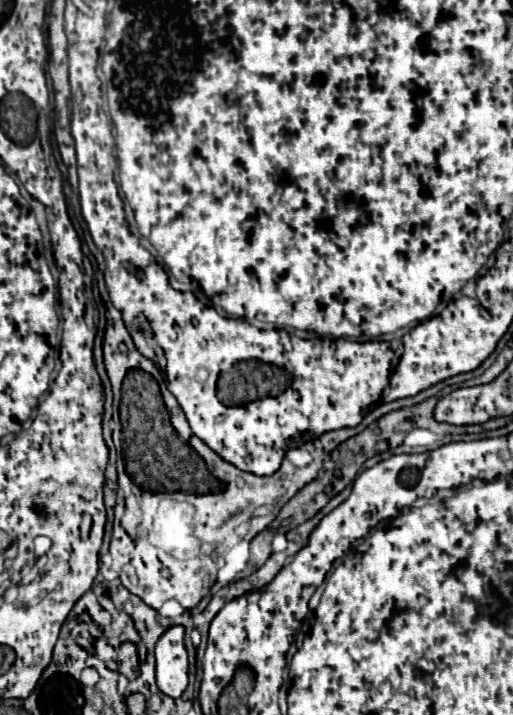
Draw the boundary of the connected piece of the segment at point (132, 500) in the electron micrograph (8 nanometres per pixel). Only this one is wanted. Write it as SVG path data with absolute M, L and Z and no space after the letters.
M134 495L127 497L121 524L132 538L136 538L136 530L138 530L141 520L142 511L136 497Z

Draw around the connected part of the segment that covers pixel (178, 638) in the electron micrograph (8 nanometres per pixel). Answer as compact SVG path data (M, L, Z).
M170 626L156 642L156 682L158 688L178 698L188 686L188 654L184 646L184 626Z

